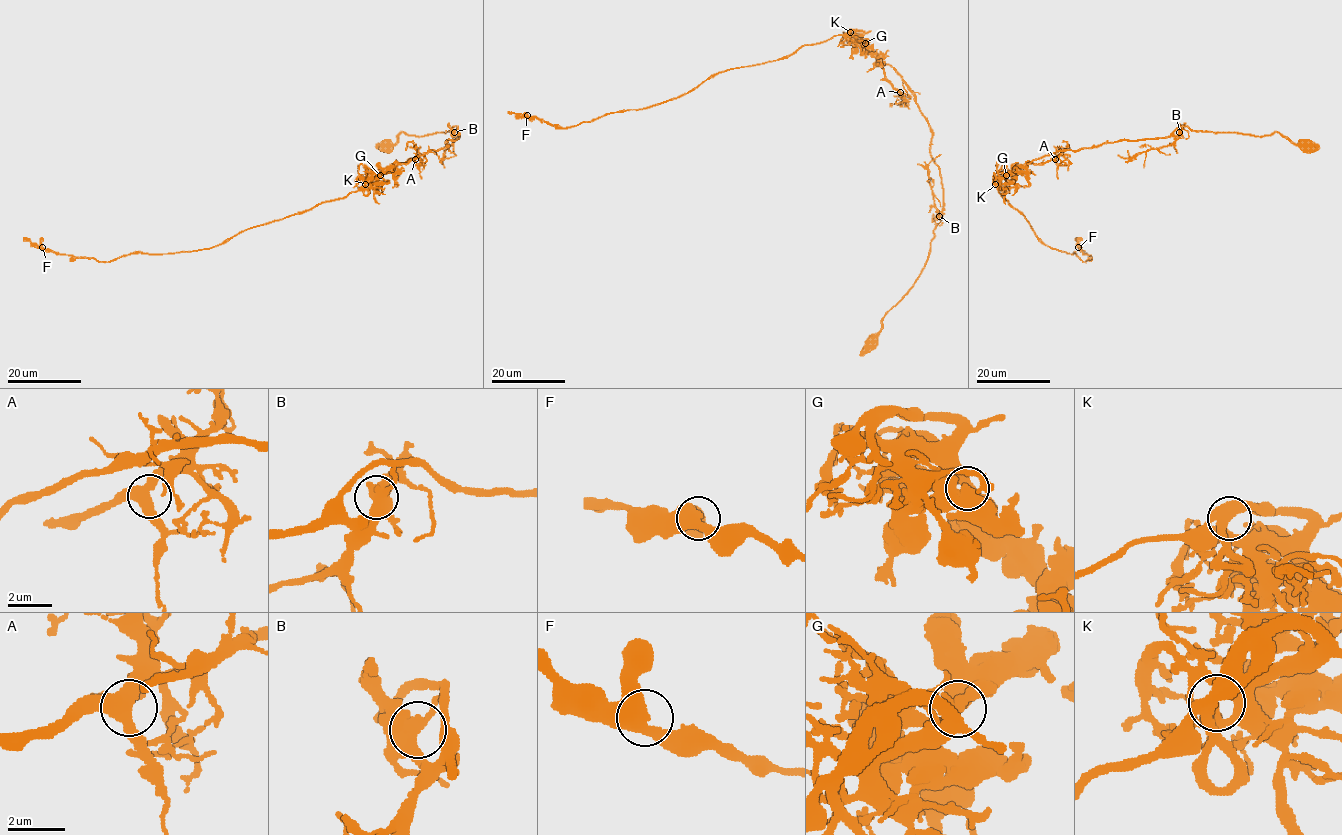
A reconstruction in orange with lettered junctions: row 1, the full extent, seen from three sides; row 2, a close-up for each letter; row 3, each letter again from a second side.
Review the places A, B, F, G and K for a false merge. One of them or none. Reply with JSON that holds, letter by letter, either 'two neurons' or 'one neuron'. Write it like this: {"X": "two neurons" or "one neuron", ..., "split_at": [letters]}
{"A": "one neuron", "B": "one neuron", "F": "one neuron", "G": "one neuron", "K": "one neuron", "split_at": []}

